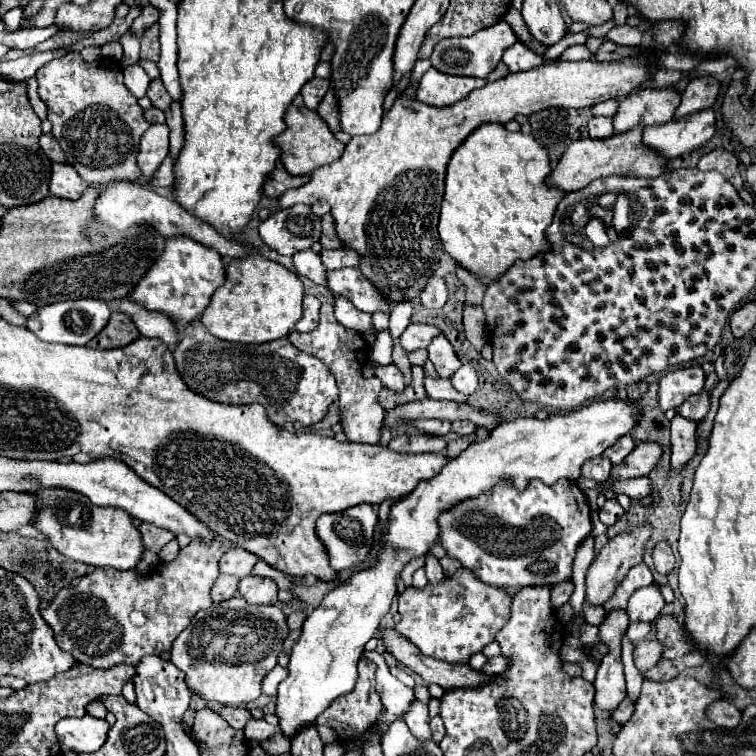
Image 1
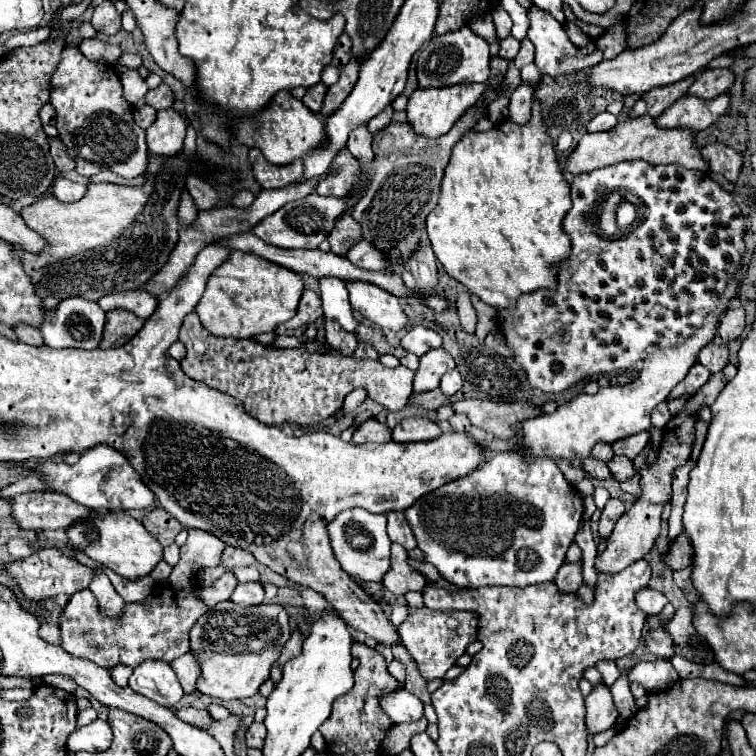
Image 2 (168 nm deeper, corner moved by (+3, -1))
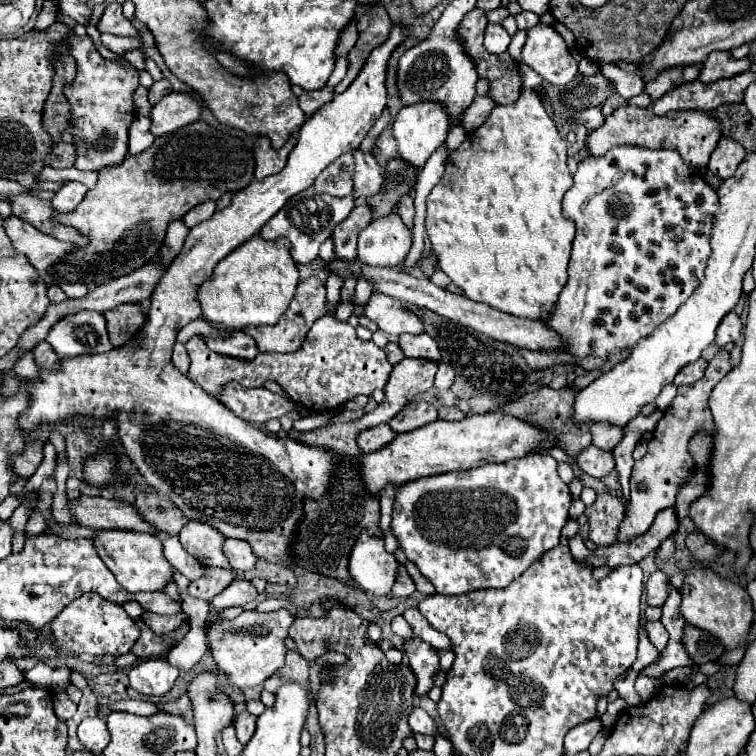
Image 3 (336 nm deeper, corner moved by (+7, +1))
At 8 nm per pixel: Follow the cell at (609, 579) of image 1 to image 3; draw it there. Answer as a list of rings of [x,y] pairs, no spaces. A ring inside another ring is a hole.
[[[719,350],[715,358],[709,360],[709,366],[705,370],[705,376],[689,386],[679,386],[677,396],[671,402],[671,406],[665,410],[665,416],[659,420],[659,424],[653,430],[653,438],[649,440],[647,454],[635,462],[633,474],[631,474],[631,504],[627,508],[625,520],[619,528],[619,540],[631,540],[639,534],[645,534],[655,518],[655,514],[667,506],[675,506],[675,496],[679,494],[679,488],[687,484],[695,462],[689,454],[689,440],[697,432],[715,434],[715,422],[711,416],[711,410],[707,406],[707,398],[715,384],[733,368],[731,356],[727,350]]]

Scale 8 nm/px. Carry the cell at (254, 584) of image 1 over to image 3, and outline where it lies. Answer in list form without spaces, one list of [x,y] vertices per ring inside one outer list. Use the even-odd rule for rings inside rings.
[[[237,580],[233,584],[229,584],[229,588],[225,588],[219,596],[211,598],[211,606],[213,608],[229,608],[229,606],[247,606],[257,598],[257,590],[253,588],[251,582],[247,580]]]

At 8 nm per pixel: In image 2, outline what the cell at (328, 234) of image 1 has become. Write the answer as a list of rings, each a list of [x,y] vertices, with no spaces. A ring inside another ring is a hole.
[[[343,214],[343,218],[335,222],[327,240],[331,244],[331,252],[343,256],[355,242],[361,240],[361,226],[349,214]]]

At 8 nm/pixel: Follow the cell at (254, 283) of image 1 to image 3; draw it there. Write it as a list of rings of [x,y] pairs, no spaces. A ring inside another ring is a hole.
[[[257,234],[219,260],[215,272],[199,288],[199,302],[207,320],[237,330],[245,326],[275,324],[287,310],[297,284],[299,270],[291,258],[291,244],[287,244],[287,240],[263,240]]]

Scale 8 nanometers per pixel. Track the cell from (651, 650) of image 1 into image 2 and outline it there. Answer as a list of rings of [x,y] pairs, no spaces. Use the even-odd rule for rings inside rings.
[[[657,628],[651,630],[645,636],[645,652],[655,656],[655,658],[671,658],[673,652],[673,640],[671,636],[665,632],[665,628]]]

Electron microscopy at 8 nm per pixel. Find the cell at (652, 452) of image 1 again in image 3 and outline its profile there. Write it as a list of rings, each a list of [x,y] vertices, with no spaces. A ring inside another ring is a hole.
[[[589,446],[587,450],[579,452],[579,456],[575,458],[579,468],[593,476],[593,478],[603,478],[605,474],[609,474],[613,468],[615,468],[615,460],[613,460],[613,454],[611,452],[605,452],[605,450],[599,450],[595,446]]]

